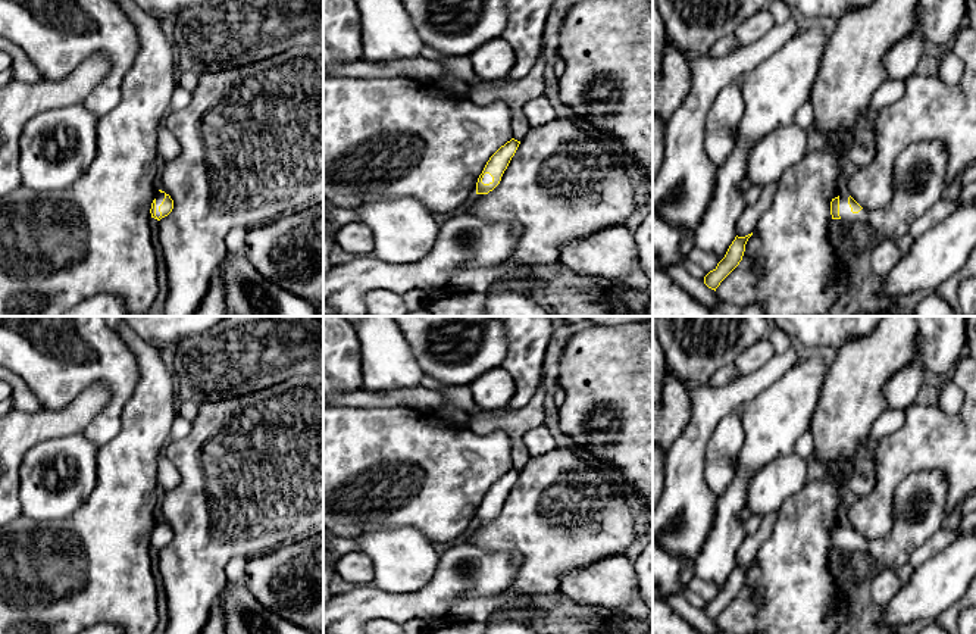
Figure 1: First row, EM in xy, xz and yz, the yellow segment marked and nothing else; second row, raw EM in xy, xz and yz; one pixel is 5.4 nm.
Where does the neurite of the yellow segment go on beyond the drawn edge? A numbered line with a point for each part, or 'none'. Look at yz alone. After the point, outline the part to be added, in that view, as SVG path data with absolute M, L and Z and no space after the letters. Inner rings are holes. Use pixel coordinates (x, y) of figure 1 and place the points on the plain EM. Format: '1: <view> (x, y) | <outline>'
1: yz (920, 500) | M941 469L908 475L894 497L894 527L876 540L853 543L848 522L839 525L839 546L844 550L864 550L889 569L910 563L910 555L942 528L947 515L948 485Z

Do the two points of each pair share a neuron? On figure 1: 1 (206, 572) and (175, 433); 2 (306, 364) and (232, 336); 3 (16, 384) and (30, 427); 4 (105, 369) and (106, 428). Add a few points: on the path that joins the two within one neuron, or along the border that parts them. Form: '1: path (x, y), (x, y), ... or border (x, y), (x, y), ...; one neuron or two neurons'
1: border (193, 422), (193, 428), (185, 436), (169, 442); two neurons
2: path (288, 346), (284, 342), (250, 342); one neuron
3: border (43, 409), (33, 412), (15, 411); two neurons
4: path (118, 384), (118, 399), (110, 414); one neuron

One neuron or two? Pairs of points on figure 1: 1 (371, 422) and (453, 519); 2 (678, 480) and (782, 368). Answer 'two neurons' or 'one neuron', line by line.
1: one neuron
2: one neuron

